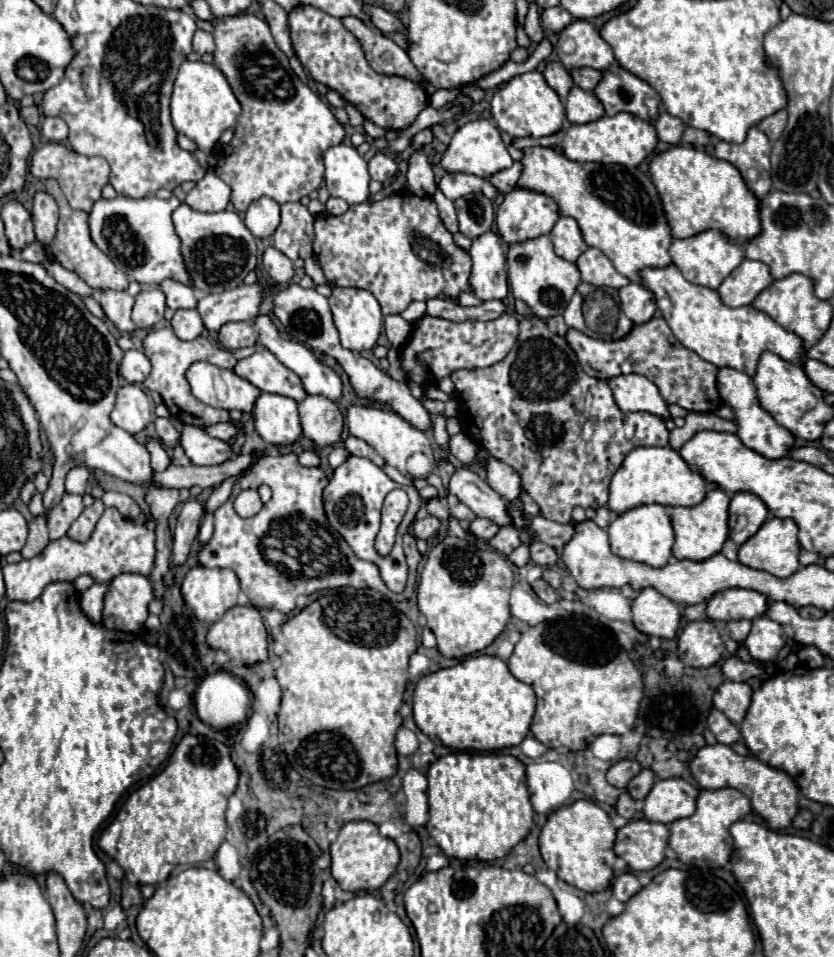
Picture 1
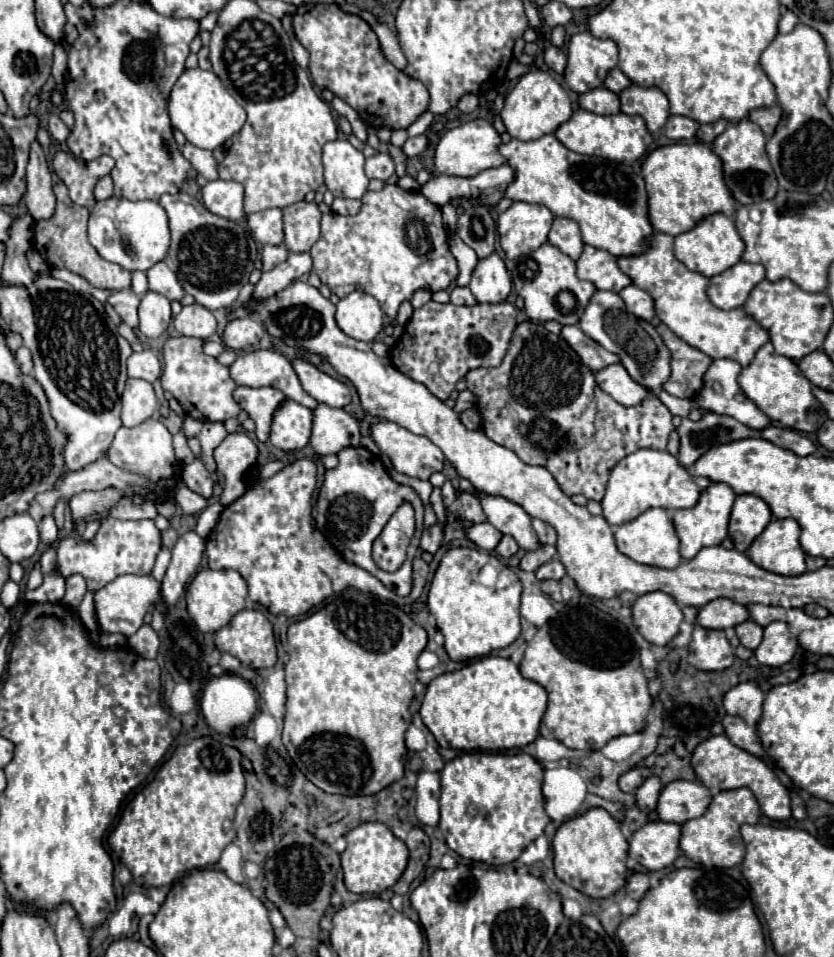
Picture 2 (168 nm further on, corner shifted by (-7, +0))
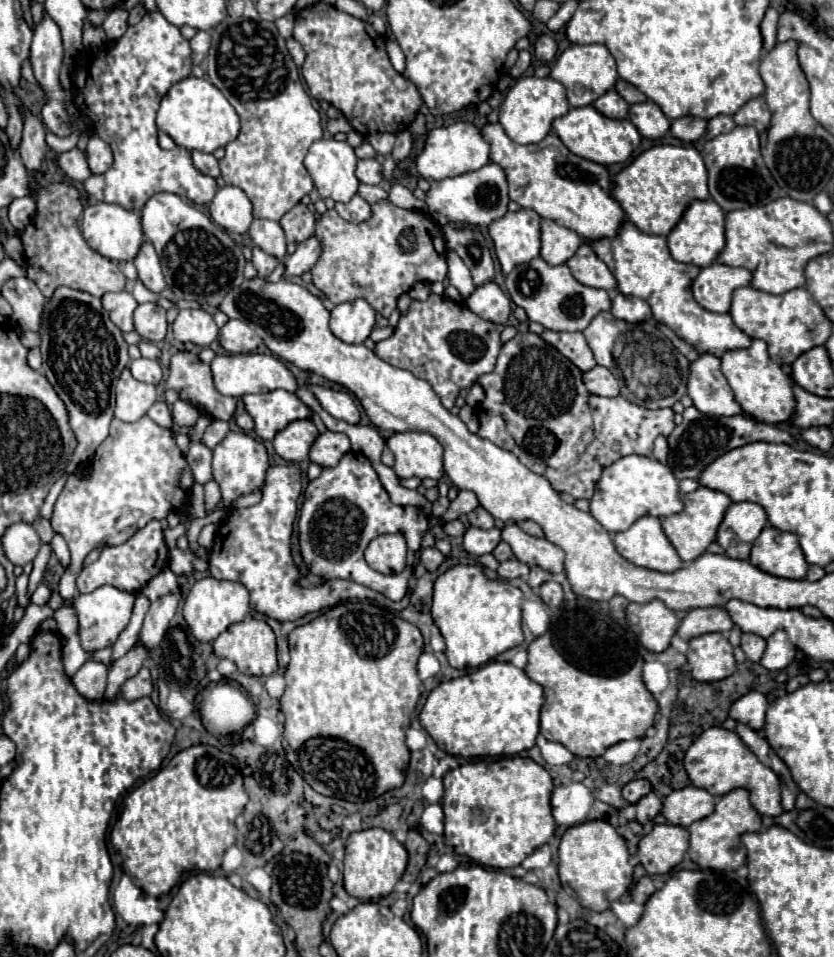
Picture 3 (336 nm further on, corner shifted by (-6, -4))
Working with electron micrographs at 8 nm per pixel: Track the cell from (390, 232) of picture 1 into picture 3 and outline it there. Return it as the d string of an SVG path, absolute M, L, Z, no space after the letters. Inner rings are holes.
M380 201L372 205L372 217L364 223L350 223L342 219L334 209L326 211L322 219L316 223L316 235L322 239L322 257L316 261L316 265L310 269L312 283L316 289L326 295L334 305L354 301L358 297L366 299L376 313L382 317L388 317L394 307L396 299L410 291L410 287L418 281L444 281L446 277L446 243L440 233L440 227L418 211L408 211L392 205L390 201Z

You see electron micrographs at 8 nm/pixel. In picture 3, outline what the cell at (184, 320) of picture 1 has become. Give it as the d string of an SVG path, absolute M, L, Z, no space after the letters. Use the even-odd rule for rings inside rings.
M182 309L172 329L178 341L190 341L202 347L208 347L218 337L218 325L214 323L214 317L202 309Z

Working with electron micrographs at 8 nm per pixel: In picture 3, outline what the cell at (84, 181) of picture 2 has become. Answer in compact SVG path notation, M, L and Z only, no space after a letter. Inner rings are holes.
M92 135L90 141L88 141L86 157L88 157L88 165L90 165L90 169L92 169L94 175L104 173L104 171L112 165L112 151L110 151L110 145L104 143L102 139L98 139L96 135Z

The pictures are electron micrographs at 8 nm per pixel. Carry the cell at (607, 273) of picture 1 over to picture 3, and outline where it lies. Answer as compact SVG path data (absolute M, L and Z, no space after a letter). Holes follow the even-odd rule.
M582 243L578 247L578 251L566 261L566 265L570 267L574 279L578 279L582 285L588 287L598 287L598 289L606 289L612 291L616 289L616 279L610 273L610 269L596 257L596 253L590 249L590 245Z

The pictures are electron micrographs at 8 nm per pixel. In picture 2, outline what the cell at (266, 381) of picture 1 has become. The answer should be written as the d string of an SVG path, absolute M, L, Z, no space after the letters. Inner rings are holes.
M257 349L239 355L237 361L231 365L231 377L237 385L247 387L269 385L283 391L287 399L293 399L309 409L317 407L317 401L303 391L289 359L285 359L281 353L273 349Z

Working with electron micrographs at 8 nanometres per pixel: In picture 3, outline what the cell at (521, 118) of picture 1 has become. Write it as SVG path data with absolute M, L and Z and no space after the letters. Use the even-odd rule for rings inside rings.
M520 77L506 93L502 105L500 105L500 113L498 113L498 121L502 123L506 135L520 143L520 145L530 145L530 143L538 143L542 141L552 127L552 121L556 117L566 115L566 111L570 111L568 99L566 99L566 89L562 87L562 83L550 79L550 77Z

